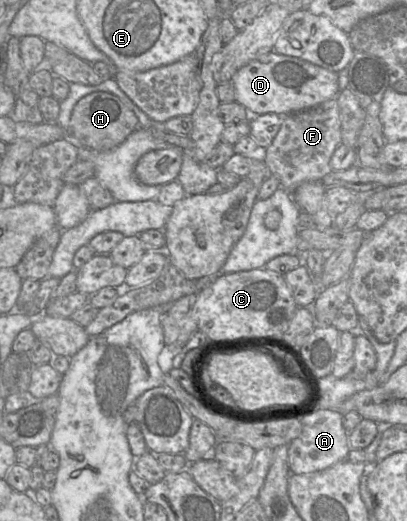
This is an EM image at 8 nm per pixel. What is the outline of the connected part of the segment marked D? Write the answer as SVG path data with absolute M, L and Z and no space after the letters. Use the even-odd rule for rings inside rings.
M274 50L237 70L231 84L235 91L235 101L244 106L250 116L265 113L287 115L302 111L336 98L340 92L337 72Z

